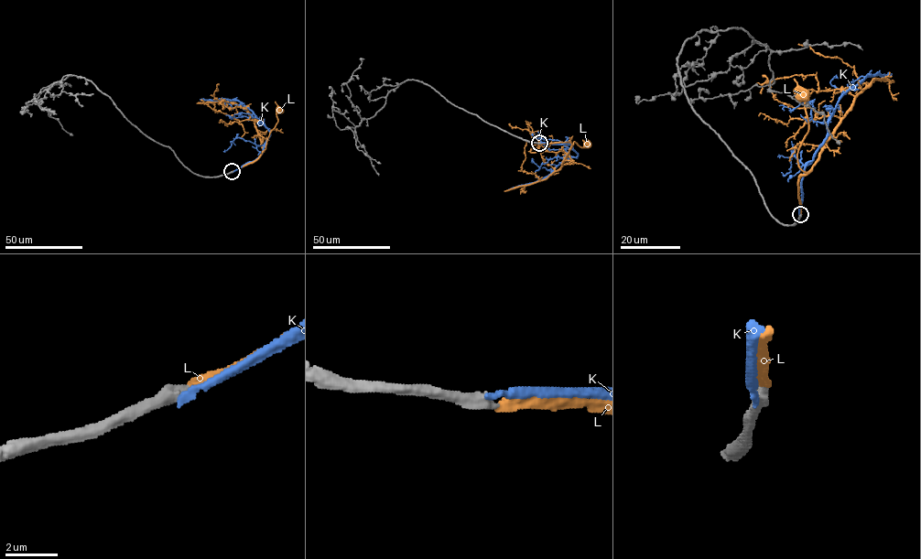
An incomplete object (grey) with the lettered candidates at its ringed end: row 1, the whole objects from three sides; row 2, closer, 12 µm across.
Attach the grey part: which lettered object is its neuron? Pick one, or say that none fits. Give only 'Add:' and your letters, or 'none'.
Add: L

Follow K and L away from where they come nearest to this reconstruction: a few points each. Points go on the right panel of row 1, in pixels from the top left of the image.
K: (799, 215), (804, 168), (826, 136), (828, 119), (837, 102), (870, 76), (842, 91), (830, 82), (838, 78)
L: (800, 214), (798, 178), (805, 173), (798, 166), (797, 152), (808, 121), (807, 94), (801, 95)

